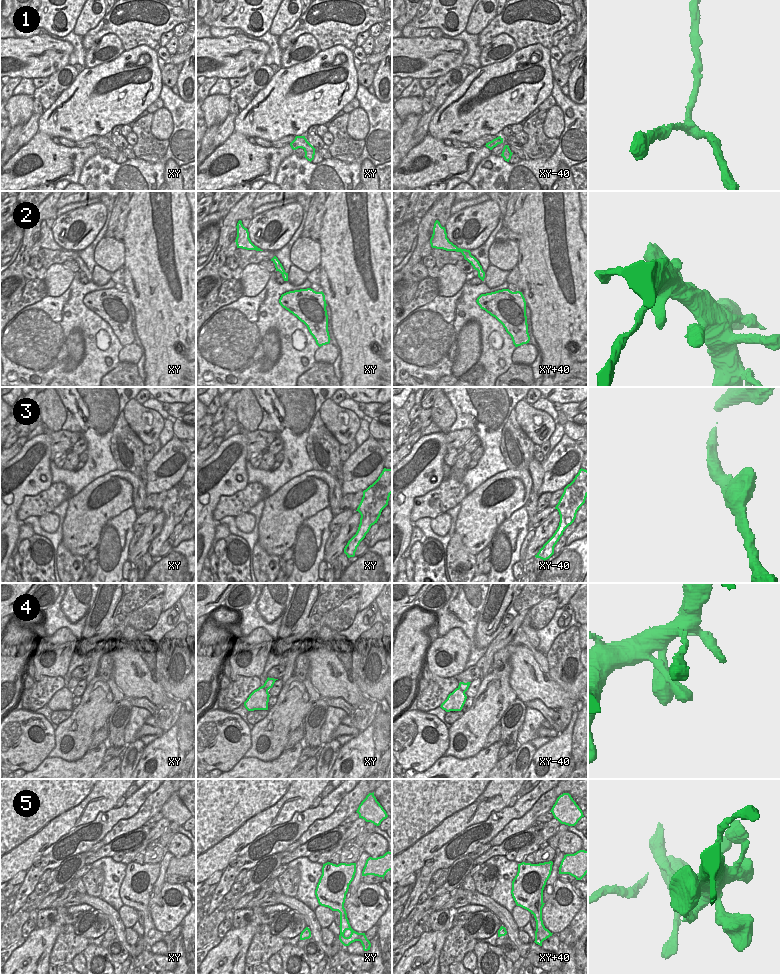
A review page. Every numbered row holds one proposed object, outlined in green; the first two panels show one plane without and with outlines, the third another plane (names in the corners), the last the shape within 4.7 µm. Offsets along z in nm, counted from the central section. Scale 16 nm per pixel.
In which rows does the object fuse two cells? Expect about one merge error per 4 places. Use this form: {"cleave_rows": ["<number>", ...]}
{"cleave_rows": []}

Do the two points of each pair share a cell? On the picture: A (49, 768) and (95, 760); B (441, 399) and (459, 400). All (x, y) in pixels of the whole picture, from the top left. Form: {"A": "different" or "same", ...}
{"A": "same", "B": "different"}

